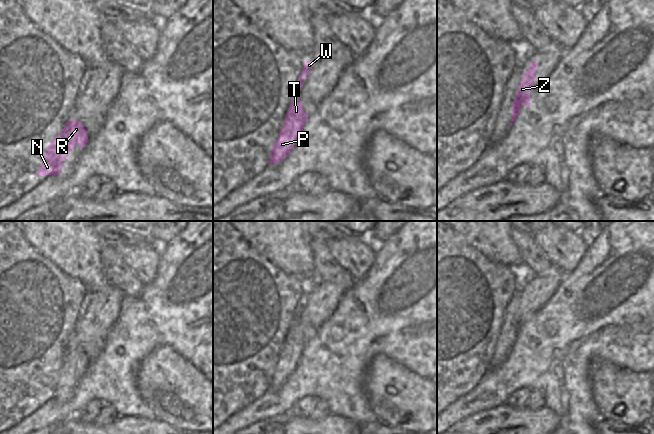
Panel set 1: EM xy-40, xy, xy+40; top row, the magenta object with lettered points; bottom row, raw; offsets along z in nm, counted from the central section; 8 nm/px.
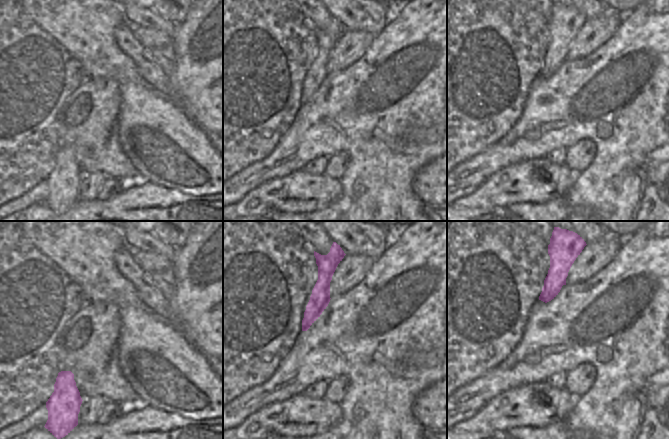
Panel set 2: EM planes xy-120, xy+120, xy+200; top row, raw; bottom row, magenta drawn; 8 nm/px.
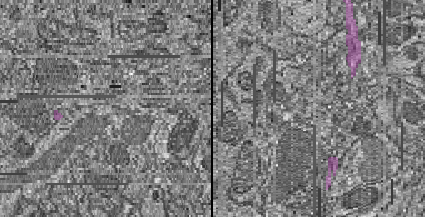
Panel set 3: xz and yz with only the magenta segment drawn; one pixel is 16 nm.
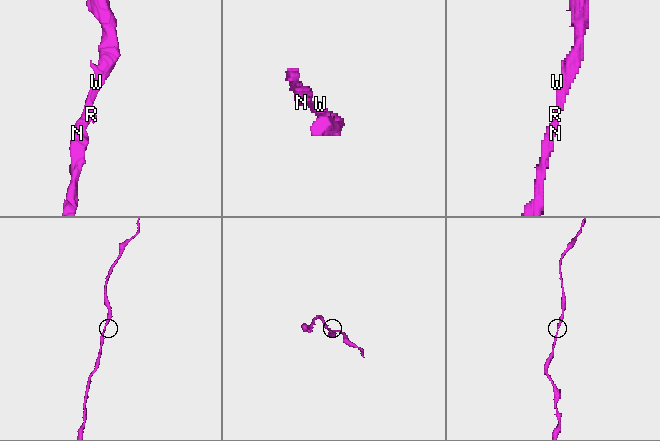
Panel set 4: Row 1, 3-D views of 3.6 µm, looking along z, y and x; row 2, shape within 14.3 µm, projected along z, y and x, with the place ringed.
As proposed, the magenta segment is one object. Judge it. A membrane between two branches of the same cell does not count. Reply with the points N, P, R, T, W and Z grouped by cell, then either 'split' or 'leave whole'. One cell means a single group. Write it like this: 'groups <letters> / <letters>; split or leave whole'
groups N P R T W Z; leave whole

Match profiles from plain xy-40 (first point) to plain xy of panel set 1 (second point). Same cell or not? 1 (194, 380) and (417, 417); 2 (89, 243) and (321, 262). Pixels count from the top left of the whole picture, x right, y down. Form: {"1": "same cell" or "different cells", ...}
{"1": "same cell", "2": "different cells"}

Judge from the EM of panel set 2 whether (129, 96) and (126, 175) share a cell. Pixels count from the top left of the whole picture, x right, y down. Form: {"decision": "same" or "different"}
{"decision": "different"}

